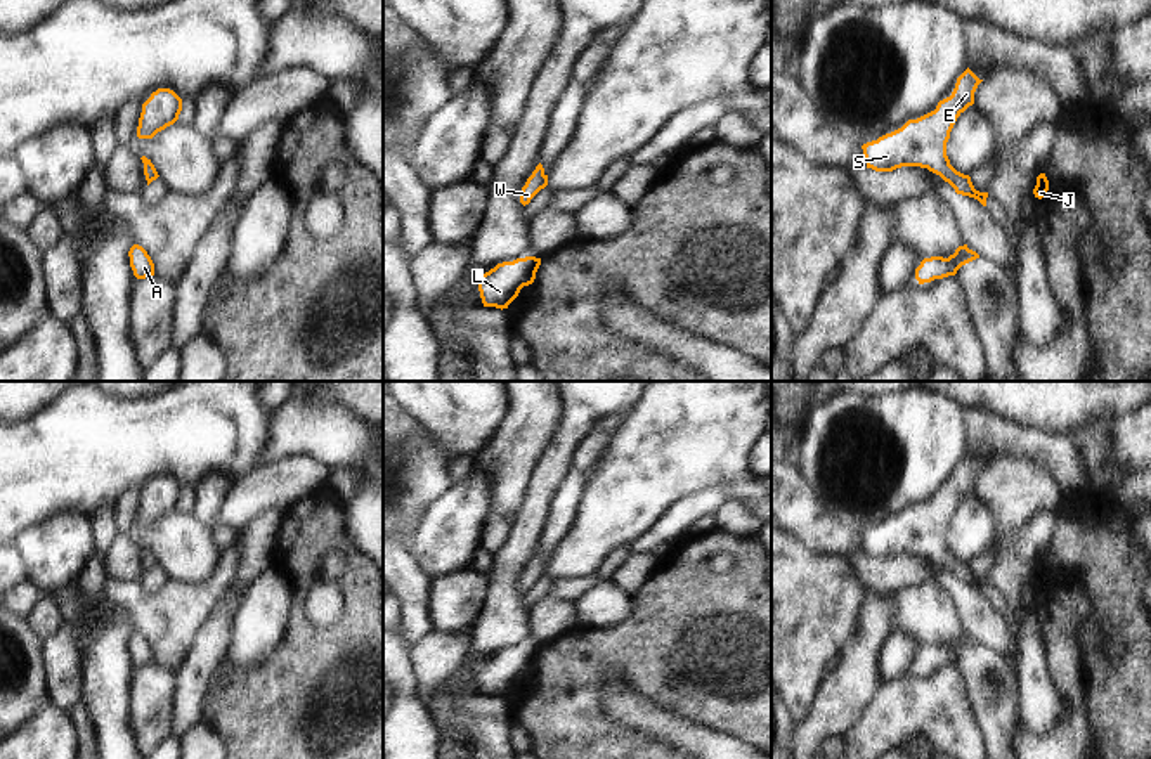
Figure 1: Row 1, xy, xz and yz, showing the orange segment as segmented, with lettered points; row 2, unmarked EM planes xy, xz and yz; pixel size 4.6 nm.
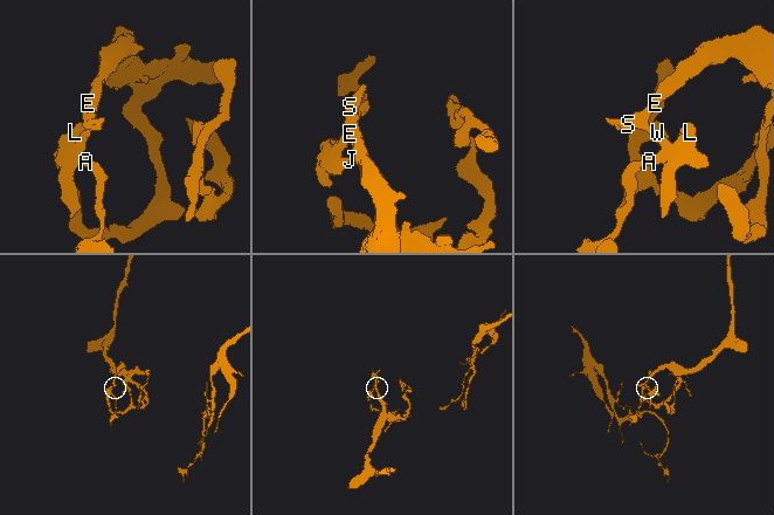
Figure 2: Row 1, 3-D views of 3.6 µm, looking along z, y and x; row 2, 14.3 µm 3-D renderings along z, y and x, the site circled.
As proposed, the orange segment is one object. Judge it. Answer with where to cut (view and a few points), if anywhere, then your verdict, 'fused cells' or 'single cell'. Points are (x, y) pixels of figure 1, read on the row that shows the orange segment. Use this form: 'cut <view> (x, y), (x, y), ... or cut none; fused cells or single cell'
cut none; single cell

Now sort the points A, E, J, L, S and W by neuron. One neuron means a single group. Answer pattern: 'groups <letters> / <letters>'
groups A E J L S W

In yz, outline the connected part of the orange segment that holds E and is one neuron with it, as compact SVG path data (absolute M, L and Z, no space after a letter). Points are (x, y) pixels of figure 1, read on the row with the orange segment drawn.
M969 68L957 78L950 97L936 109L908 120L901 128L862 146L867 168L893 172L901 166L920 166L940 175L957 194L978 199L986 206L988 192L974 189L971 177L957 172L946 156L946 142L957 118L974 104L979 80Z

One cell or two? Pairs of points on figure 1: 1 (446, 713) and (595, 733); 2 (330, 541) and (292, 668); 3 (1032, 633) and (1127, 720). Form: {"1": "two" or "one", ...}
{"1": "two", "2": "one", "3": "two"}

